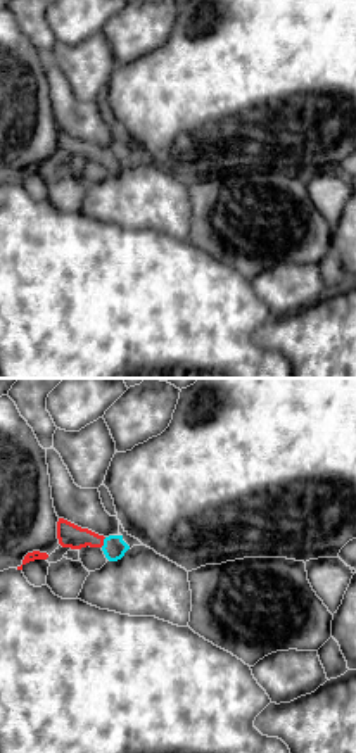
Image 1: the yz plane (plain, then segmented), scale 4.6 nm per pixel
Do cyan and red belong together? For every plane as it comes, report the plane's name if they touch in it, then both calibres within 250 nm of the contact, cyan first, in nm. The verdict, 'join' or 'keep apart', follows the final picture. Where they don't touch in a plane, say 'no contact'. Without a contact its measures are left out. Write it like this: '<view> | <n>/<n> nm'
yz | 110/110 nm

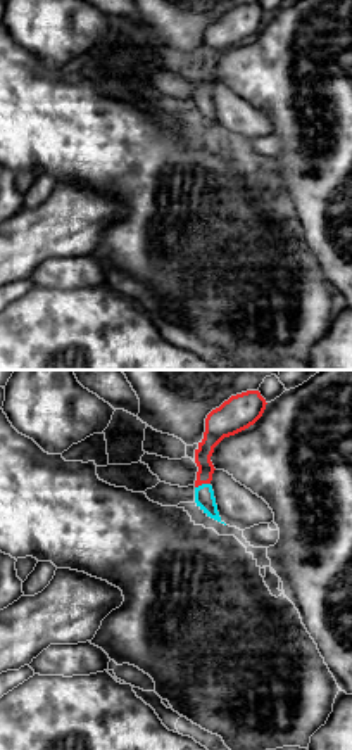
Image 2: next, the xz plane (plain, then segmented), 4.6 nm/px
xz | 100/100 nm

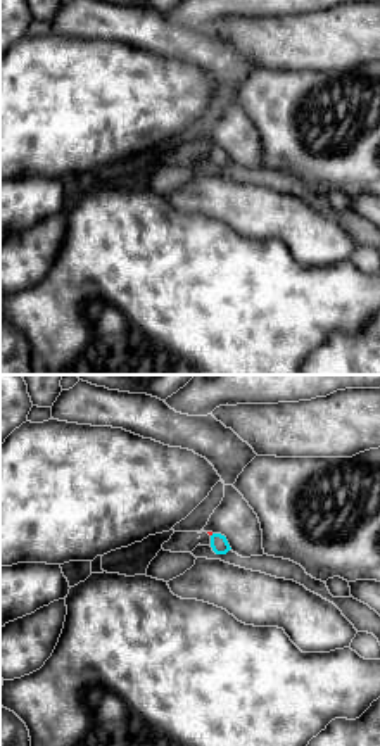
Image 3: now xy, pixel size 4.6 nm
no contact

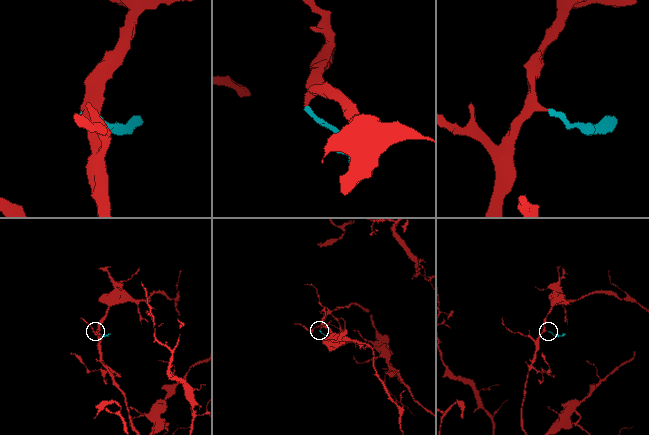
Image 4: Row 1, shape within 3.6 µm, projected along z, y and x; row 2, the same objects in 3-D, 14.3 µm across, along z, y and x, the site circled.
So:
join

